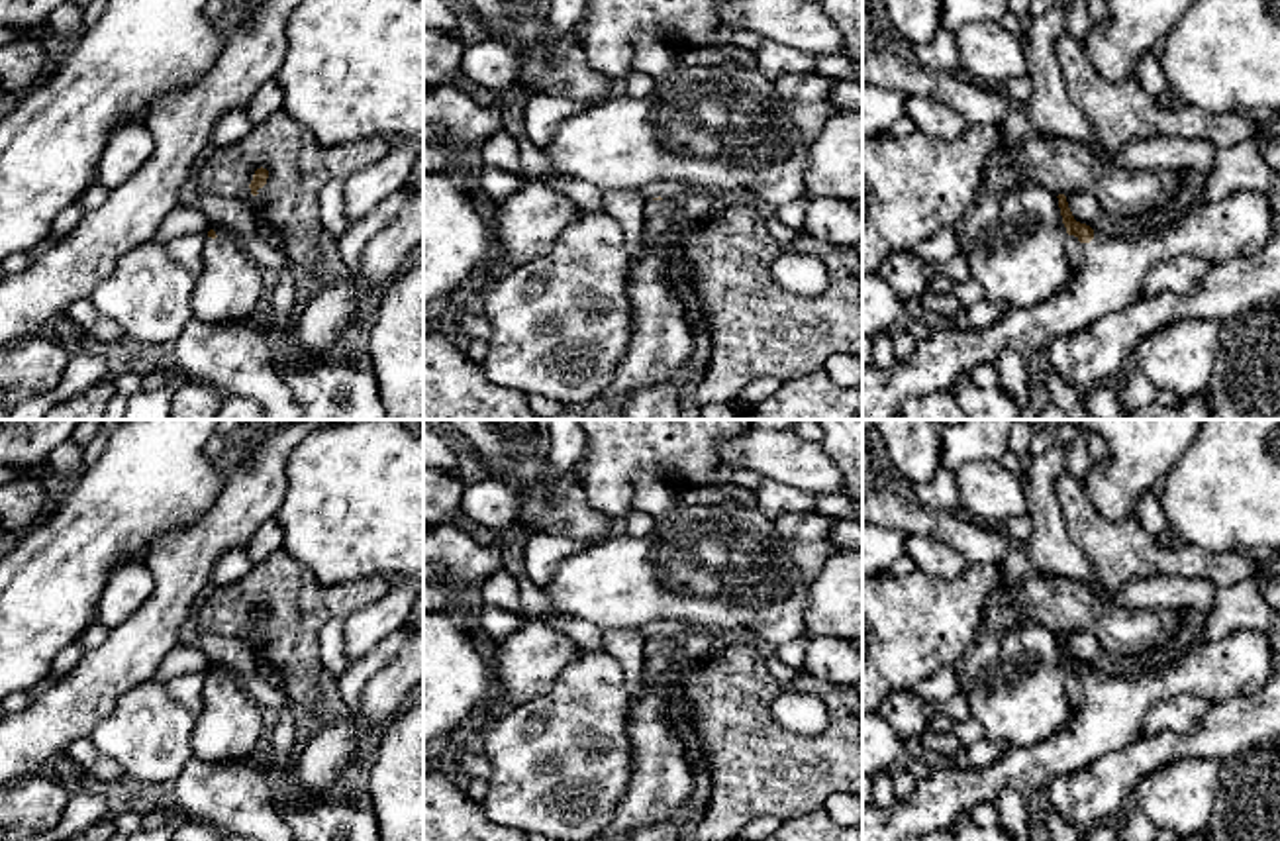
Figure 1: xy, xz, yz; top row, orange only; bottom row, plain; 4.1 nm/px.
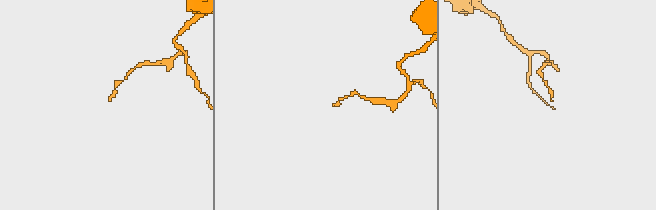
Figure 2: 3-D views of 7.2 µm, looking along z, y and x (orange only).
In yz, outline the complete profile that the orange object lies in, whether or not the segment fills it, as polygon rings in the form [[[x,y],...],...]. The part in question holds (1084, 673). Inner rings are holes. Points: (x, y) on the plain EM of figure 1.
[[[1237,629],[1190,649],[1172,667],[1133,676],[1094,670],[1074,659],[1064,633],[1057,637],[1066,672],[1082,682],[1084,702],[1076,714],[1039,745],[1013,747],[982,768],[951,763],[915,780],[913,792],[892,806],[862,806],[862,841],[904,841],[951,829],[960,814],[994,802],[1004,788],[1019,794],[1047,788],[1055,778],[1123,749],[1139,735],[1147,712],[1164,698],[1190,694],[1219,704],[1258,692],[1276,672],[1268,631]]]

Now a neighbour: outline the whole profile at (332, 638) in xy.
[[[329,619],[318,633],[321,668],[325,676],[339,678],[347,668],[345,631],[341,619]]]

